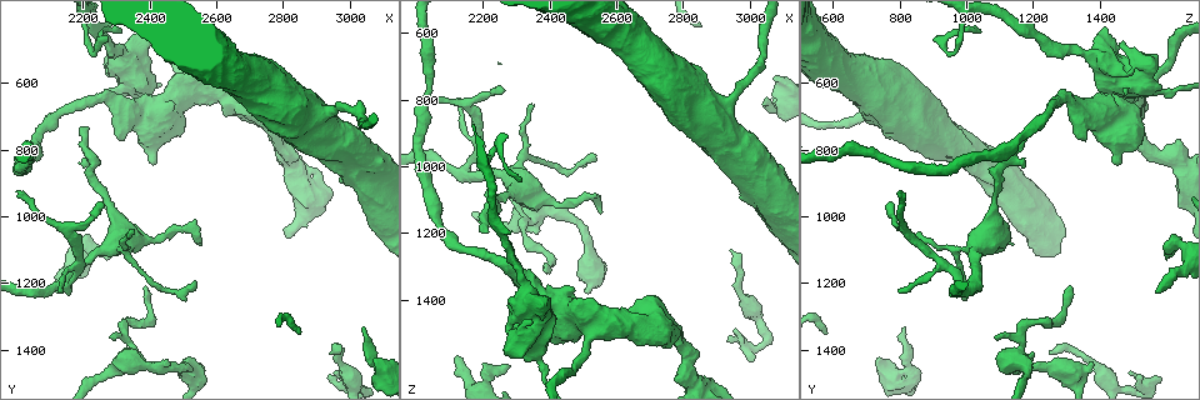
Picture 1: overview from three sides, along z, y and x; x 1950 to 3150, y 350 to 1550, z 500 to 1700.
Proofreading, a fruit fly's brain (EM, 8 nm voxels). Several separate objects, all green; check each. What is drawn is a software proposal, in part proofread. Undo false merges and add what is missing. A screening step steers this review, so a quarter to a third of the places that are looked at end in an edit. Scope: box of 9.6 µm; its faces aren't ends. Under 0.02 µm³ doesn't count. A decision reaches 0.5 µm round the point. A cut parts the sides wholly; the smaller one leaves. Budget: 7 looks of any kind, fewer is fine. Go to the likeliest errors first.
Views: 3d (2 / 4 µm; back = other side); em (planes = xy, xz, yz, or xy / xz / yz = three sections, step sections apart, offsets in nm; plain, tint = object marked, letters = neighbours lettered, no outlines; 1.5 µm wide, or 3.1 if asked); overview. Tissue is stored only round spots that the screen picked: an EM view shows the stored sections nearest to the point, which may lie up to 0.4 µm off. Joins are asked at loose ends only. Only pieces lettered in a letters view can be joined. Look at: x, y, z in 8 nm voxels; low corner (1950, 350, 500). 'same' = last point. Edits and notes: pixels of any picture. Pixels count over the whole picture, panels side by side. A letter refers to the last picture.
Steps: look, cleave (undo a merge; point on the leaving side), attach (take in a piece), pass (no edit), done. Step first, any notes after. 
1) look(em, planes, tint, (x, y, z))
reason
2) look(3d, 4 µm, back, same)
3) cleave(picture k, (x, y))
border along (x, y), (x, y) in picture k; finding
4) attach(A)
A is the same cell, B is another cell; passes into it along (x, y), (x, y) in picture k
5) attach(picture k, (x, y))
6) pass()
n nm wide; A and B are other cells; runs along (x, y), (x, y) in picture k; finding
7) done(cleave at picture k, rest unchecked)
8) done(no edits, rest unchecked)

look(3d, 4 µm, (2940, 1420, 1250))
branch stops here

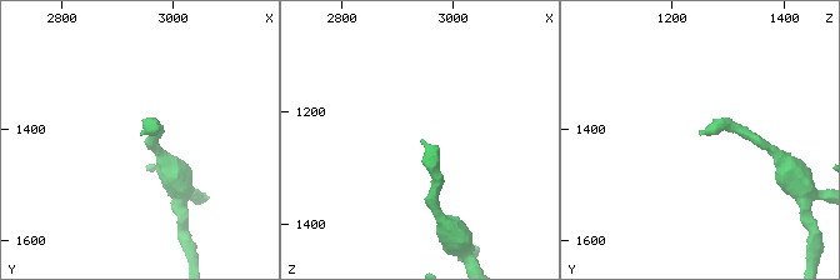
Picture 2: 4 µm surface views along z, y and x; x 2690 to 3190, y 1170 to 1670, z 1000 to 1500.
look(em, yz, step 8, letters, (2940, 1410, 1250))

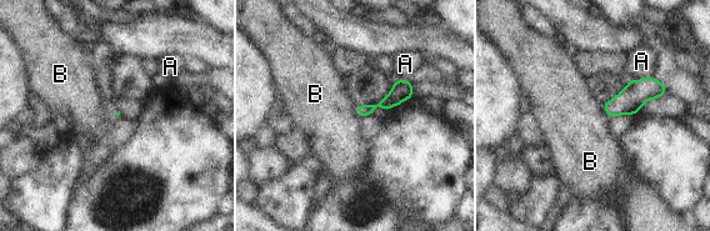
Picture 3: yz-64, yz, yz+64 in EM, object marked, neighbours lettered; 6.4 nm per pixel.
pass()
A and B are other cells; no lettered piece goes on from it

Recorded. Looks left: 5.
look(3d, 4 µm, (2120, 1220, 1570))
branch stops here

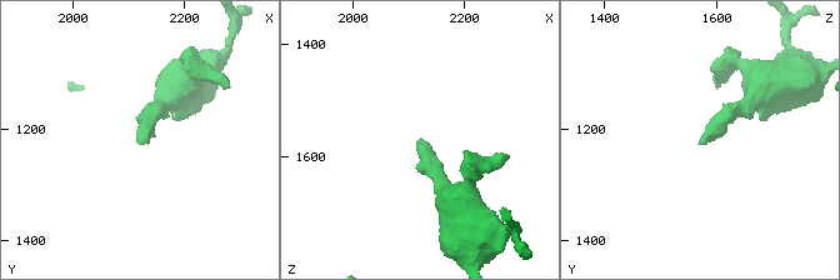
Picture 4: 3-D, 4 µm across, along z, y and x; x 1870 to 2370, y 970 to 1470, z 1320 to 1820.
look(em, xy, step 4, letters, (2120, 1230, 1570))

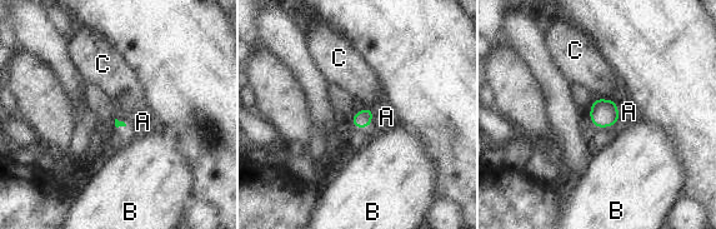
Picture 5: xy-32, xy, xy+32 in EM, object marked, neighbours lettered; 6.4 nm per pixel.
look(em, planes, letters, same)
cut it another way

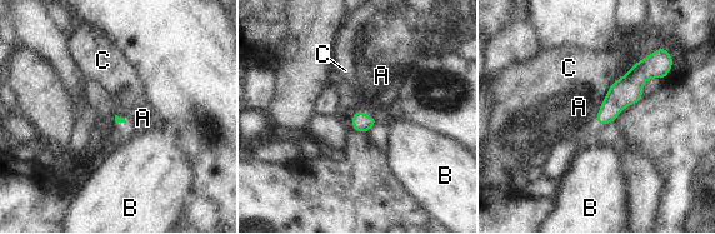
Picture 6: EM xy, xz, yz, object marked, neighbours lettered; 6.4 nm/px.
pass()
C touches over 340 nm; A, B and C are other cells; none of them fits

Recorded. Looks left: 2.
look(3d, 4 µm, (2380, 1220, 1320))
branch stops here

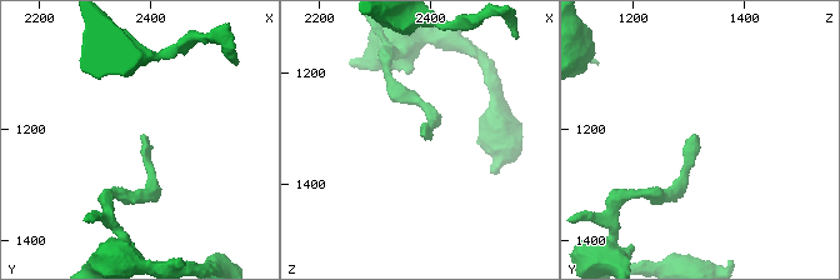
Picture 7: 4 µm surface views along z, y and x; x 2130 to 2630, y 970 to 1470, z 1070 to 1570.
look(em, xz, step 4, letters, (2390, 1210, 1310))

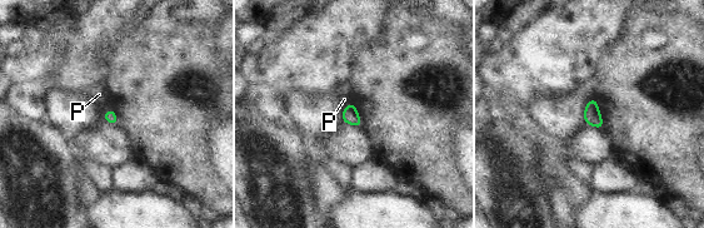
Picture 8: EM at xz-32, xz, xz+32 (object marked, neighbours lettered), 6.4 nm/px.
pass()
P touches over 100 nm; P is another cell; no lettered piece goes on from it

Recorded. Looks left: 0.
done(no edits, rest unchecked)

